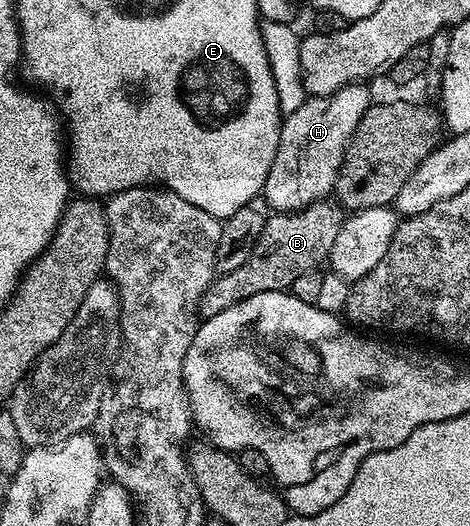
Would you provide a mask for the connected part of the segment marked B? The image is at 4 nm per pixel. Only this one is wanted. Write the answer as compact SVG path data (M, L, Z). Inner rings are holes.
M323 199L312 202L308 208L300 209L297 213L271 212L256 247L252 247L252 255L248 255L248 259L244 263L240 263L240 267L236 267L236 271L228 271L215 276L208 291L204 291L202 302L198 305L199 314L203 318L220 315L220 311L228 311L228 307L236 307L236 303L244 303L244 299L252 299L252 295L260 295L264 291L289 290L300 275L307 274L313 269L321 270L330 260L332 242L335 241L336 231L340 231L344 220L343 214L338 214L329 205L330 203L329 200Z

